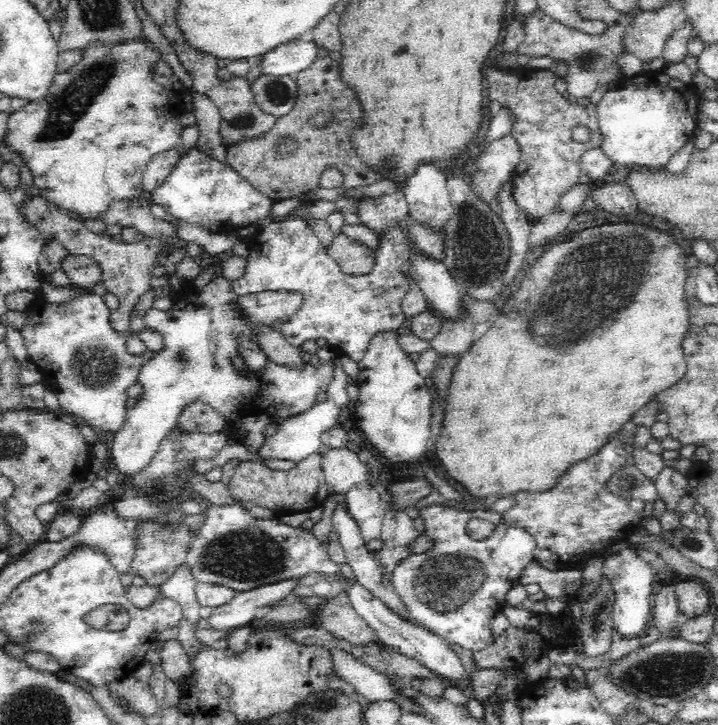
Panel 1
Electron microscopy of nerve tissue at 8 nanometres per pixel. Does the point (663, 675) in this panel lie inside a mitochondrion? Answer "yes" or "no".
yes

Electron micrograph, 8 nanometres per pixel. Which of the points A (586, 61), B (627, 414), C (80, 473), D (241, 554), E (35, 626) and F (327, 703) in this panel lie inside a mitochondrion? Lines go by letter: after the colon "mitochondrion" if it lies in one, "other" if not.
A: mitochondrion
B: other
C: other
D: mitochondrion
E: mitochondrion
F: mitochondrion

